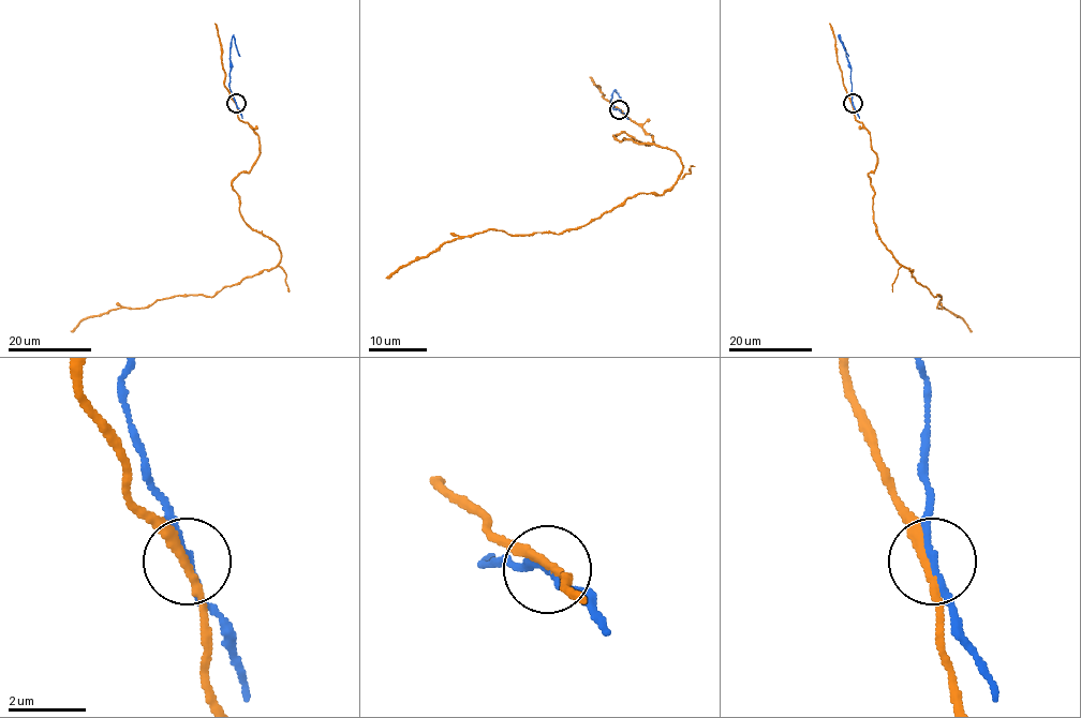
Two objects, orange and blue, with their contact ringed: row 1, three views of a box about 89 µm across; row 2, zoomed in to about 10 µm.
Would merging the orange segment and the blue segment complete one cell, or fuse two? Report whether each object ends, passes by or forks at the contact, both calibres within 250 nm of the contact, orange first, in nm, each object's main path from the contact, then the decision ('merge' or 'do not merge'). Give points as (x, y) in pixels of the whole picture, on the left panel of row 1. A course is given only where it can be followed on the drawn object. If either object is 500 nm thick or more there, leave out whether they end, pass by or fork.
orange passes by | blue passes by | 220/160 nm | orange via (236, 103), (258, 149), (232, 182), (240, 215), (279, 247), (281, 260), (212, 296), (112, 309), (71, 331) | blue via (236, 103), (228, 84), (233, 38), (240, 56) | do not merge

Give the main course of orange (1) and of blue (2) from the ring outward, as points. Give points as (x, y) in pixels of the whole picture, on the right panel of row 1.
1: (852, 103), (876, 154), (869, 174), (879, 239), (918, 284), (941, 295), (937, 308), (972, 331)
2: (852, 103), (850, 66), (839, 38), (848, 56)

